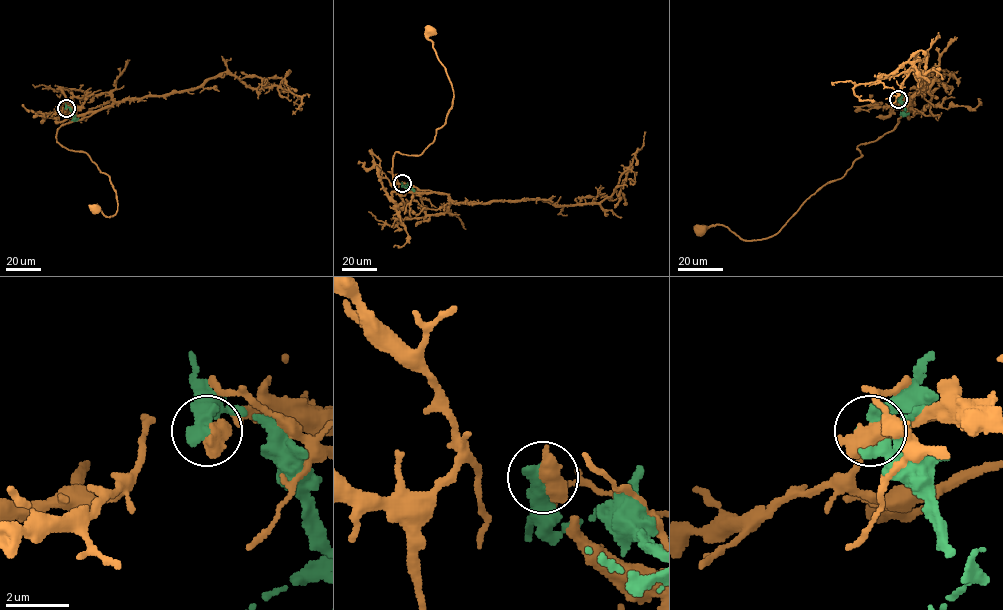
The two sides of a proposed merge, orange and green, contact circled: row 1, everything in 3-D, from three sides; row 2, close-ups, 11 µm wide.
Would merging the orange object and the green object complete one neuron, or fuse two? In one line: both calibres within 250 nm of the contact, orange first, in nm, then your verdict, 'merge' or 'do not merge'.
700/600 nm | do not merge

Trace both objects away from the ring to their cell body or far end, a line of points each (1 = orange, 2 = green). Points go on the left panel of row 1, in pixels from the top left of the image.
1: (66, 108), (87, 92), (113, 99), (56, 136), (109, 177), (116, 213), (95, 209)
2: (66, 108), (75, 116), (71, 120)

